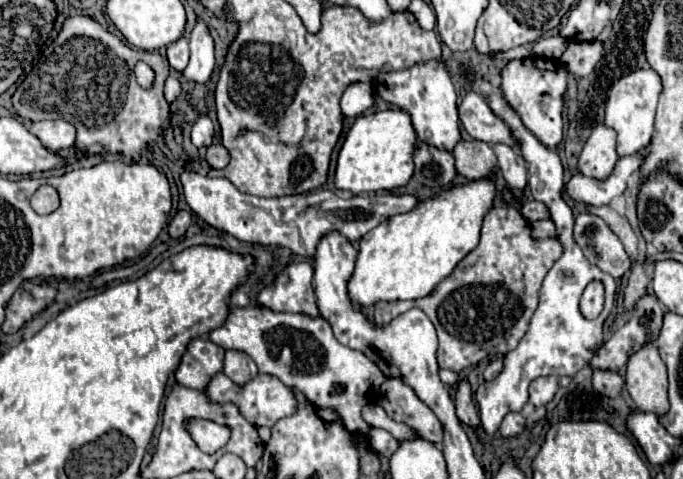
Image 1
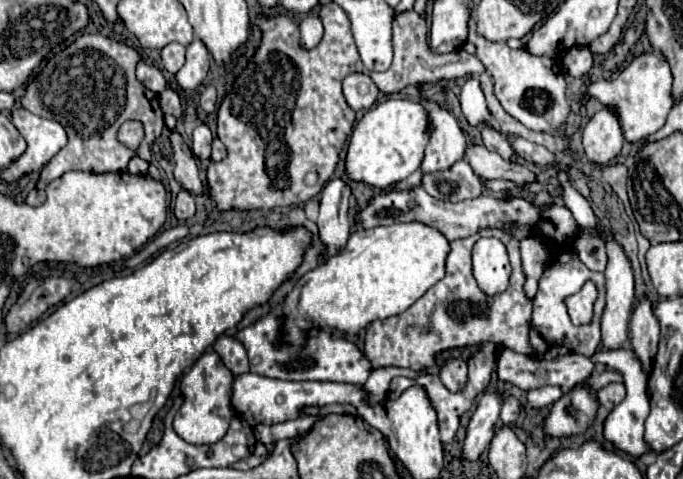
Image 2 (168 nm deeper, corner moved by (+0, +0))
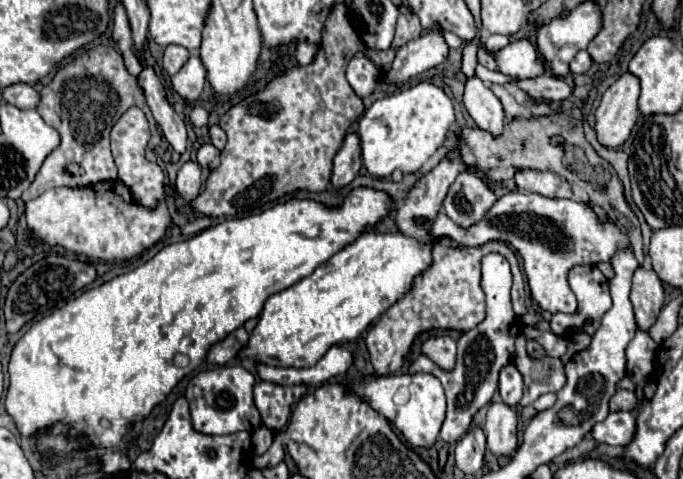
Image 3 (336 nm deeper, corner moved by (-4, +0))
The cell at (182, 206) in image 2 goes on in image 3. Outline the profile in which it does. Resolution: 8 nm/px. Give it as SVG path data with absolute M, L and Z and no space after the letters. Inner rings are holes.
M184 162L182 168L178 170L178 178L176 178L176 190L182 194L182 198L188 202L192 198L198 196L202 186L202 178L200 178L200 166L198 162Z

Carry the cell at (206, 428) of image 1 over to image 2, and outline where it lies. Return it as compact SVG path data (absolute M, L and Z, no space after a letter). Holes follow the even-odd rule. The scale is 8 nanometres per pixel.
M206 350L180 380L184 404L174 416L176 434L190 444L216 444L218 440L222 440L222 436L226 436L228 432L230 418L234 414L234 408L230 404L232 382L234 376L222 364L222 360L218 360L218 354L214 350Z

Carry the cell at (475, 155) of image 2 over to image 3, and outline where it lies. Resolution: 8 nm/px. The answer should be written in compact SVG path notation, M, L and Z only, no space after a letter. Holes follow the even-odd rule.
M518 170L516 184L524 192L538 192L546 198L572 198L572 186L554 172Z

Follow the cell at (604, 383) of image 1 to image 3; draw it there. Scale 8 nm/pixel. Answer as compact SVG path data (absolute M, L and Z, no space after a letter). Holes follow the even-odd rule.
M618 390L612 400L610 400L610 410L616 412L616 410L626 410L626 412L634 412L638 408L638 398L634 392L628 392L628 390Z

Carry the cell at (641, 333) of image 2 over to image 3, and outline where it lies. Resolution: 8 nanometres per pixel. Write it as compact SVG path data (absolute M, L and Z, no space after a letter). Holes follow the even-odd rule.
M640 266L634 272L630 300L634 306L638 328L650 330L664 306L664 284L654 270L644 270Z

